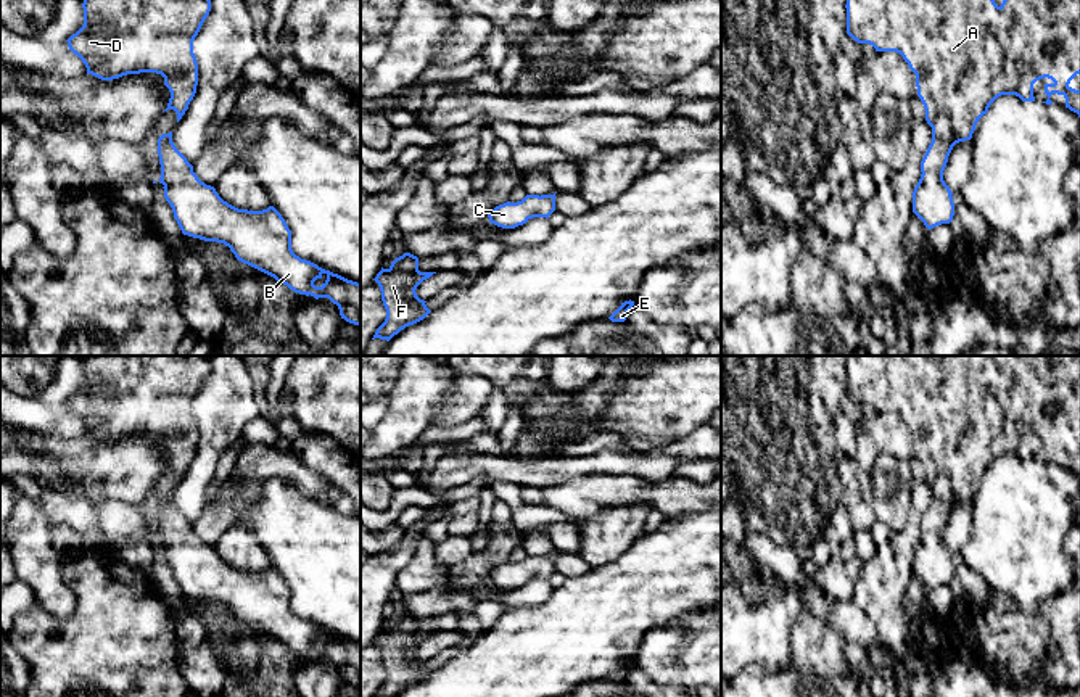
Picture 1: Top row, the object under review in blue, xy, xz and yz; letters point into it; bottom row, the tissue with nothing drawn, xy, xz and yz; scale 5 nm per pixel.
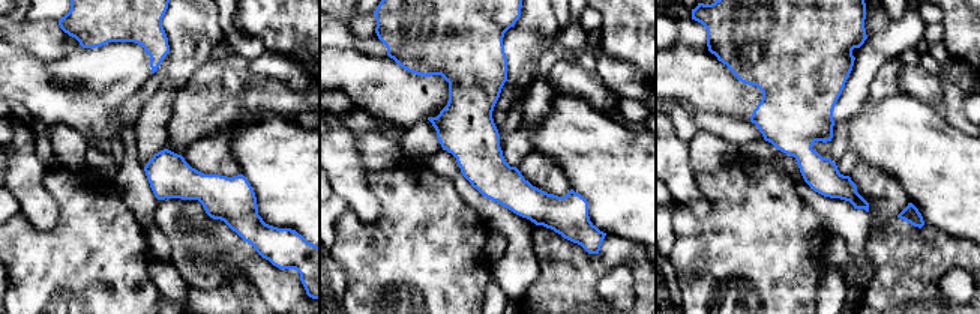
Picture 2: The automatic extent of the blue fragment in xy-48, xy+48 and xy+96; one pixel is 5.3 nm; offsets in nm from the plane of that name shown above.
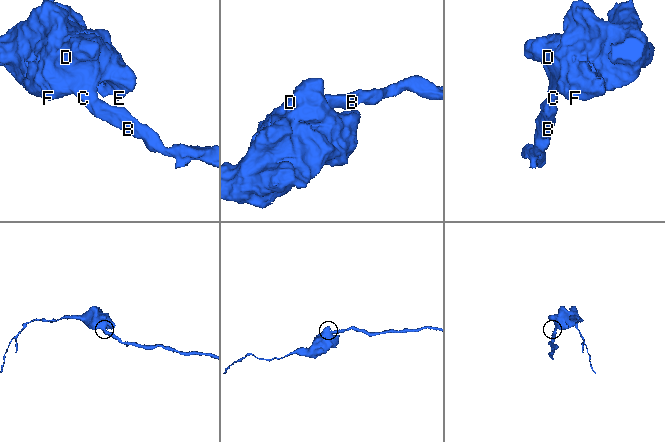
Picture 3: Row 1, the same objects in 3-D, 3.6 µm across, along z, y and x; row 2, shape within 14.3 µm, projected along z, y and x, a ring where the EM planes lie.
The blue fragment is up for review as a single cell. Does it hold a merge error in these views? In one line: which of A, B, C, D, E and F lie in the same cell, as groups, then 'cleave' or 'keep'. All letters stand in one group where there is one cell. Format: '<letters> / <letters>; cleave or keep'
A B C D E F; keep

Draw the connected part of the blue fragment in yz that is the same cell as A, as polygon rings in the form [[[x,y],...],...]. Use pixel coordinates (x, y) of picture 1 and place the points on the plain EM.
[[[850,356],[847,359],[847,394],[858,404],[869,404],[876,412],[897,412],[908,423],[909,430],[916,435],[917,457],[925,470],[925,481],[932,488],[932,502],[921,522],[921,539],[913,552],[913,573],[930,591],[942,584],[950,584],[954,576],[953,552],[943,541],[943,531],[948,523],[948,517],[953,507],[959,502],[972,499],[979,480],[988,473],[990,465],[1001,456],[1016,456],[1022,462],[1035,462],[1033,444],[1040,439],[1051,439],[1051,444],[1045,444],[1045,454],[1048,457],[1046,465],[1053,465],[1049,457],[1053,454],[1066,459],[1066,468],[1077,473],[1080,478],[1080,451],[1072,449],[1070,441],[1080,435],[1080,356],[1006,356],[998,367],[991,356]]]

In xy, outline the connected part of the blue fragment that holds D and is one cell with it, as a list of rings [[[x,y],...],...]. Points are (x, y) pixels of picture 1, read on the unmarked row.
[[[87,356],[84,357],[84,386],[66,402],[92,435],[101,441],[127,435],[156,433],[171,452],[167,470],[177,473],[177,483],[196,454],[198,423],[193,401],[211,372],[208,356]]]

